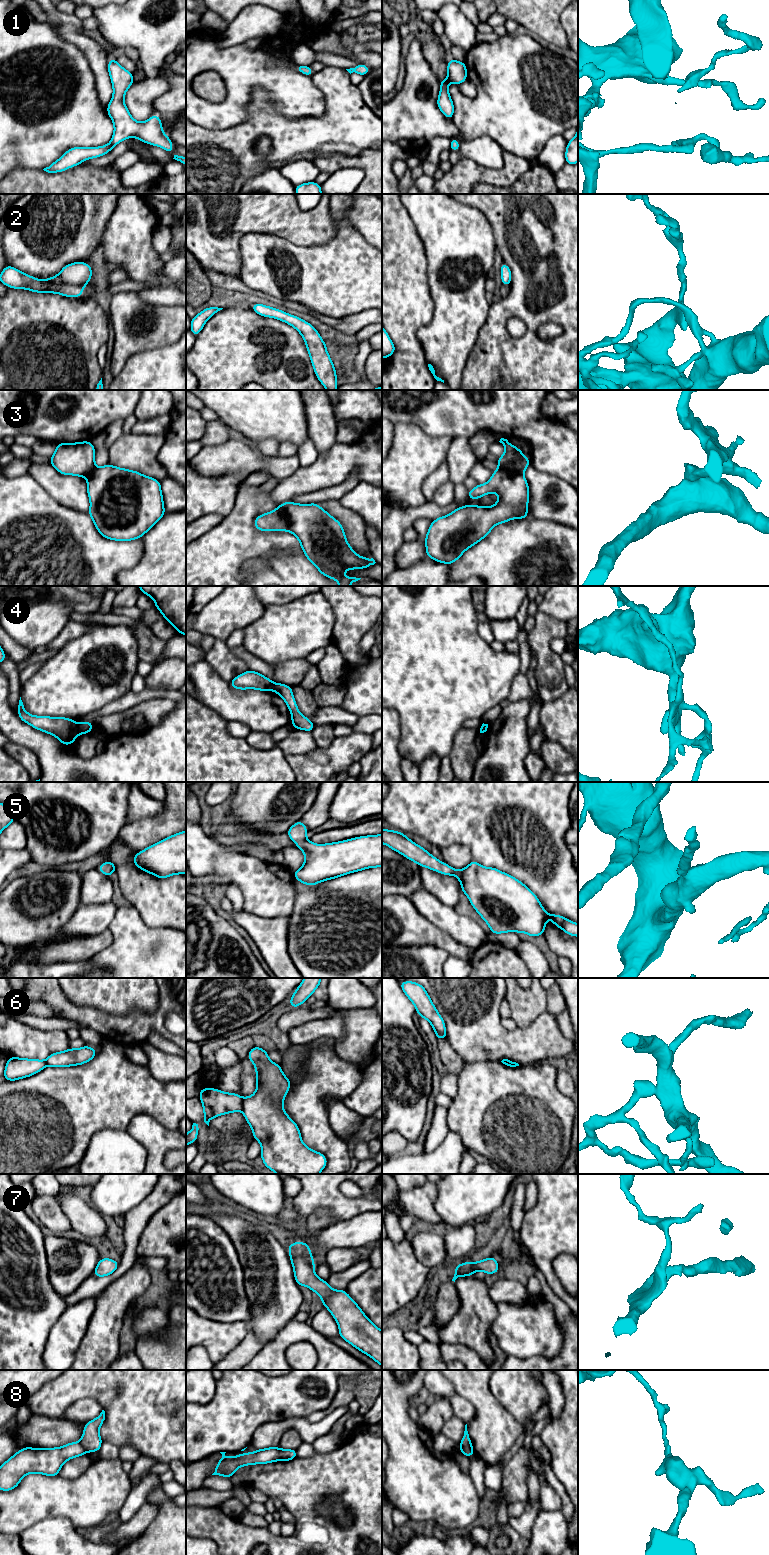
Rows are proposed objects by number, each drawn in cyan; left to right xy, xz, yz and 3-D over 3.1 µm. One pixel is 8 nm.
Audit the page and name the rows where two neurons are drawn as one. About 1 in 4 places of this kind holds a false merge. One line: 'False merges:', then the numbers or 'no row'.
False merges: 4, 6, 8

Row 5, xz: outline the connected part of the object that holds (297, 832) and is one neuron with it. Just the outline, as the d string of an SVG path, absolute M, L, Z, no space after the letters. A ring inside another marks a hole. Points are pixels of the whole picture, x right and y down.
M301 820L286 832L305 855L303 866L292 873L303 884L314 886L366 868L382 867L382 834L313 844L306 839L307 832Z

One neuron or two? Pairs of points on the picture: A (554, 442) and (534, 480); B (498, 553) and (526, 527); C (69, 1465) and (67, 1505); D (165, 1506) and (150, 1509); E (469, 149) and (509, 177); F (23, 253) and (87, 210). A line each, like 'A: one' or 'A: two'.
A: two
B: one
C: two
D: two
E: two
F: one

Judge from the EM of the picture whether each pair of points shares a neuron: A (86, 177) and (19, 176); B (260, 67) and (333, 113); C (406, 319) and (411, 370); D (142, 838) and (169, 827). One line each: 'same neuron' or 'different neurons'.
A: same neuron
B: different neurons
C: same neuron
D: same neuron

